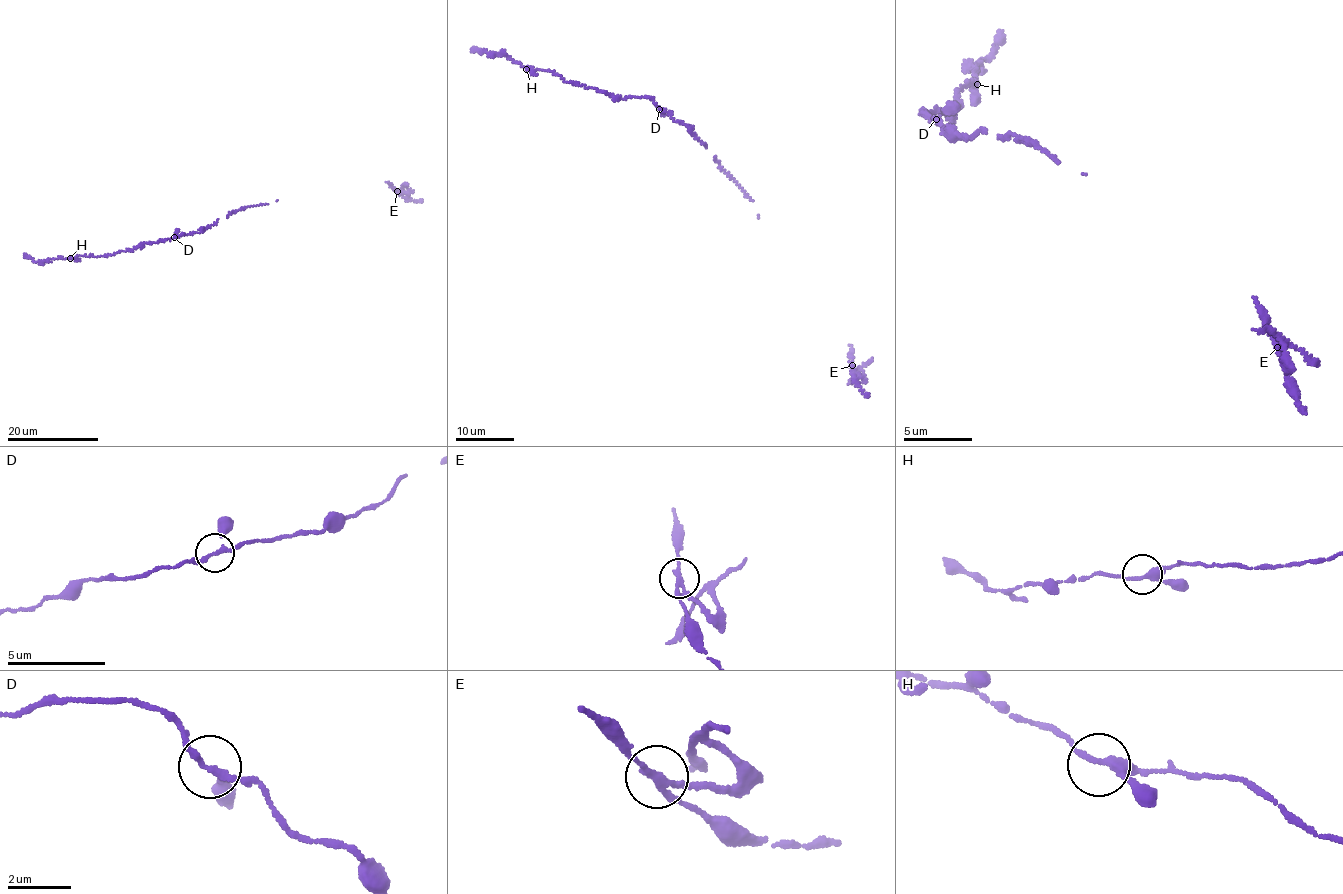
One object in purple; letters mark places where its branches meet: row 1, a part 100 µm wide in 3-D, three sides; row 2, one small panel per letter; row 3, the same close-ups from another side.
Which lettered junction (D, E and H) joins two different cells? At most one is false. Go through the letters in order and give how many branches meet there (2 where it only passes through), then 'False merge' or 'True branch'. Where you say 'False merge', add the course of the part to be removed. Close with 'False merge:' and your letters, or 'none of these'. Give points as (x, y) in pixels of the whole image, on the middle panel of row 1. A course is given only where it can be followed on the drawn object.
D: Branches: 3. True branch
E: Branches: 3. False merge. Course of the part to remove: (851, 365), (864, 375), (859, 371), (847, 385)
H: Branches: 3. True branch
False merge: E

